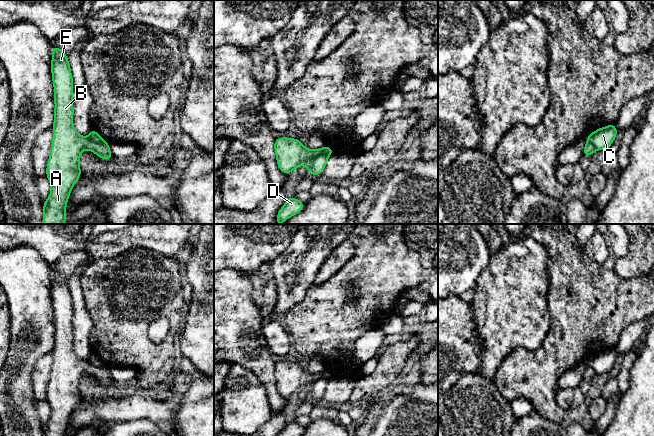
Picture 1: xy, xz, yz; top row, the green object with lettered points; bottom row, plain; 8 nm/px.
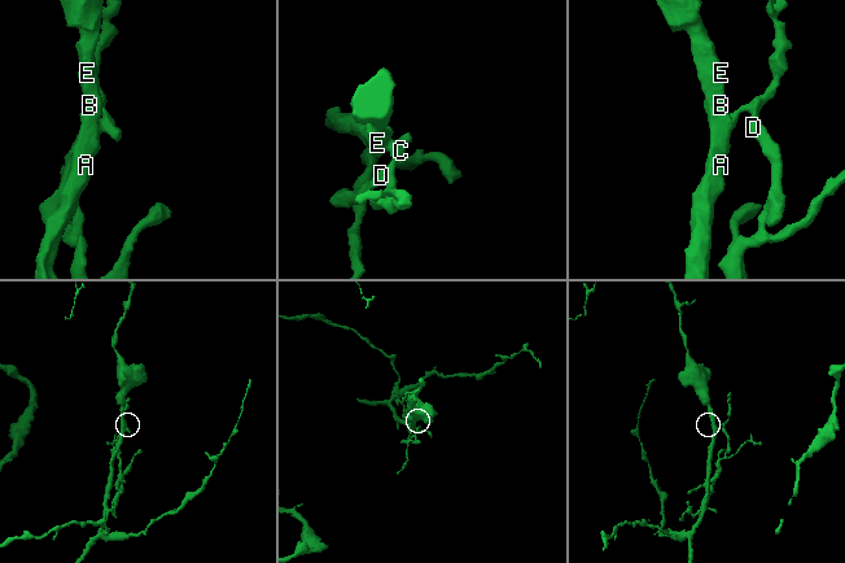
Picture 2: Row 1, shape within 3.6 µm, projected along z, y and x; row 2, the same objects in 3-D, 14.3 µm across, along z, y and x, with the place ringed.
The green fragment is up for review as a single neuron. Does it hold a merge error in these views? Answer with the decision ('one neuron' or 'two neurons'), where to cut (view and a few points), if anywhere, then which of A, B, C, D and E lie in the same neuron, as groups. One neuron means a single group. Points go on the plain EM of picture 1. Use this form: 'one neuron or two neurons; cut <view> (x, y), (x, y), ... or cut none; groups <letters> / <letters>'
two neurons; cut xz (328, 379), (317, 378), (305, 388); groups A B E / C D

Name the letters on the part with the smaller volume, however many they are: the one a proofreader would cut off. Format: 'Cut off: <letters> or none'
Cut off: C, D

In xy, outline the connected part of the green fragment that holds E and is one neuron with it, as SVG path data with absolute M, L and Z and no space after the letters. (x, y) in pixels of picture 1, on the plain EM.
M58 270L52 271L51 284L52 306L54 310L54 347L52 350L53 363L50 380L46 391L46 401L51 408L50 419L43 426L43 436L66 436L66 430L72 412L81 400L79 384L84 373L95 377L103 384L114 381L110 376L109 366L95 367L88 361L79 359L73 350L73 302L68 280Z

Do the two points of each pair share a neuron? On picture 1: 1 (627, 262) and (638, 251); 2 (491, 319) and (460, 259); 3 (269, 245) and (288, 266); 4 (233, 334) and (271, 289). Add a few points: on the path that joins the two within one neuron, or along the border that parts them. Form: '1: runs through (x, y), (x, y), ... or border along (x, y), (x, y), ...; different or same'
1: runs through (630, 259), (635, 254); same
2: border along (486, 265), (475, 286); different
3: border along (293, 236), (290, 243), (269, 262); different
4: border along (258, 291), (260, 306), (263, 311); different

